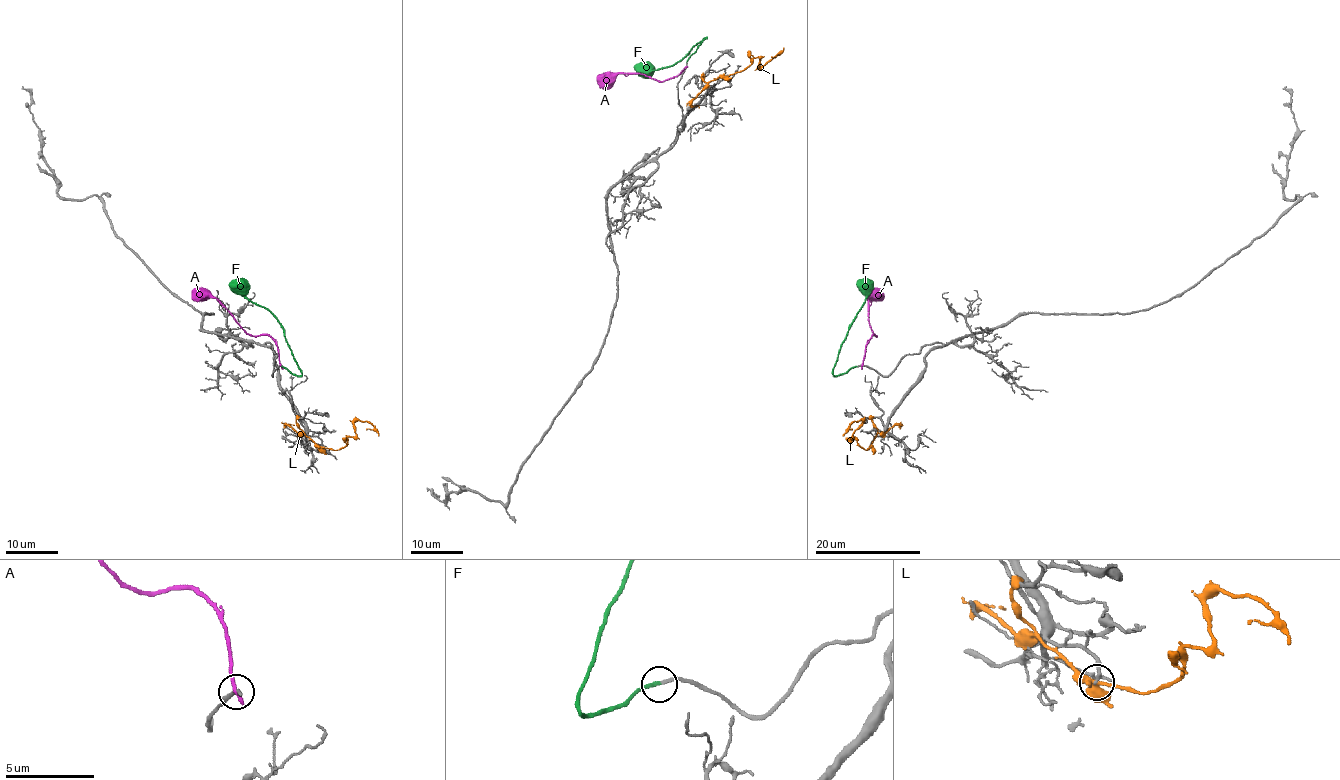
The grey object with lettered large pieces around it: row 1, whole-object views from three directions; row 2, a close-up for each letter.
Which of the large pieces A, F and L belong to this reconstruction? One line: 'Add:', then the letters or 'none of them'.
Add: F

